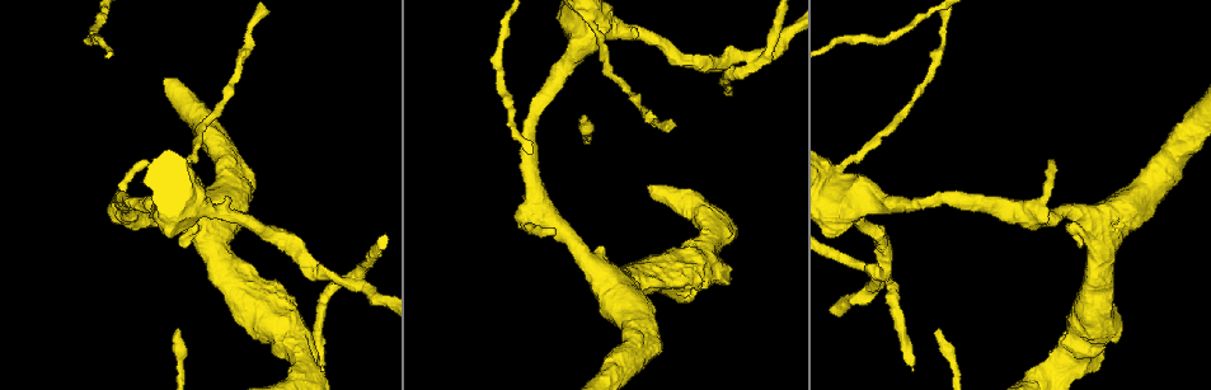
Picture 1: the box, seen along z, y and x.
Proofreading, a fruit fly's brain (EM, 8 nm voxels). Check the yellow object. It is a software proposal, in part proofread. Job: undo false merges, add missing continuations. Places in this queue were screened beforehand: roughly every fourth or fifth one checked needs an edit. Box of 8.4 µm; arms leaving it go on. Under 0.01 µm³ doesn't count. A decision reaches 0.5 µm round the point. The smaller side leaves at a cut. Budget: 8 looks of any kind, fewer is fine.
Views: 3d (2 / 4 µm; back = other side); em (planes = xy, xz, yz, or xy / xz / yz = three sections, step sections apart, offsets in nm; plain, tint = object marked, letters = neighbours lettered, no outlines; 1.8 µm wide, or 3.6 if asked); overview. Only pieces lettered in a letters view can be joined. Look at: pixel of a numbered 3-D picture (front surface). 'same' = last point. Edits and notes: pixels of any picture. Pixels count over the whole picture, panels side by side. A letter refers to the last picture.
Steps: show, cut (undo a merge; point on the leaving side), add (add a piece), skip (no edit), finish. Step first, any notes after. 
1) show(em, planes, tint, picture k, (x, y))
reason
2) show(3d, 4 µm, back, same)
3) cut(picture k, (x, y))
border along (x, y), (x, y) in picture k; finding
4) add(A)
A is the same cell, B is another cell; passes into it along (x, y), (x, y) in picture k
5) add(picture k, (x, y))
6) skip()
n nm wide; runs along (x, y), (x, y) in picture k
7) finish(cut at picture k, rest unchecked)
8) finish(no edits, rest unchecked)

show(em, xy, step 16, tint, picture 1, (1047, 164))
free end

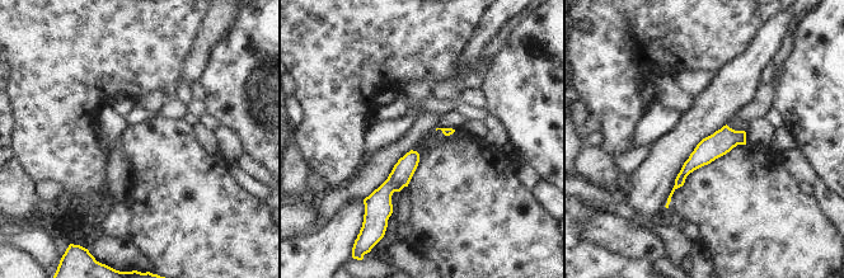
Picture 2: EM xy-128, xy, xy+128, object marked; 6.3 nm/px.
show(em, planes, letters, same)

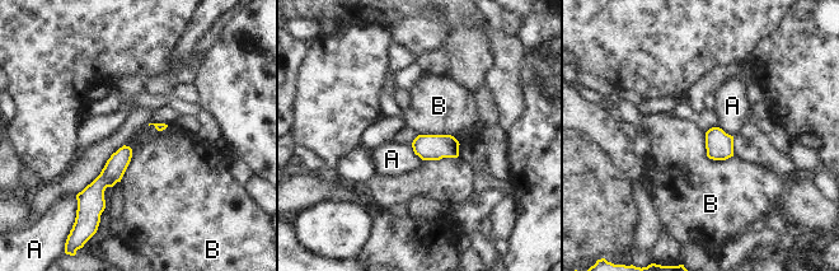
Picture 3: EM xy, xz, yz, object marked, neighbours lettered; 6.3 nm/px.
skip()
100 nm wide; A and B are other cells; none of them fits

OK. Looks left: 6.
show(em, 3.6 µm, planes, tint, picture 1, (296, 347))
calibre changes

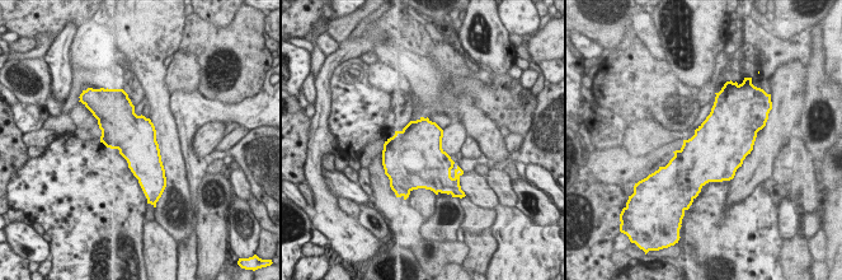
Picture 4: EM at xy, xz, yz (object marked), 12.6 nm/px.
show(em, 3.6 µm, planes, letters, same)

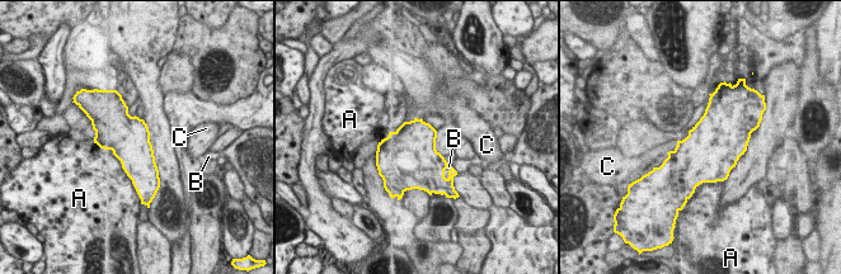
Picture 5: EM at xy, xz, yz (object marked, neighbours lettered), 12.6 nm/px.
add(B)
B is the same cell, A and C are other cells; passes into it along (426, 168), (445, 169), (449, 166) in picture 5; it goes on there

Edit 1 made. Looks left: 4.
show(overview)

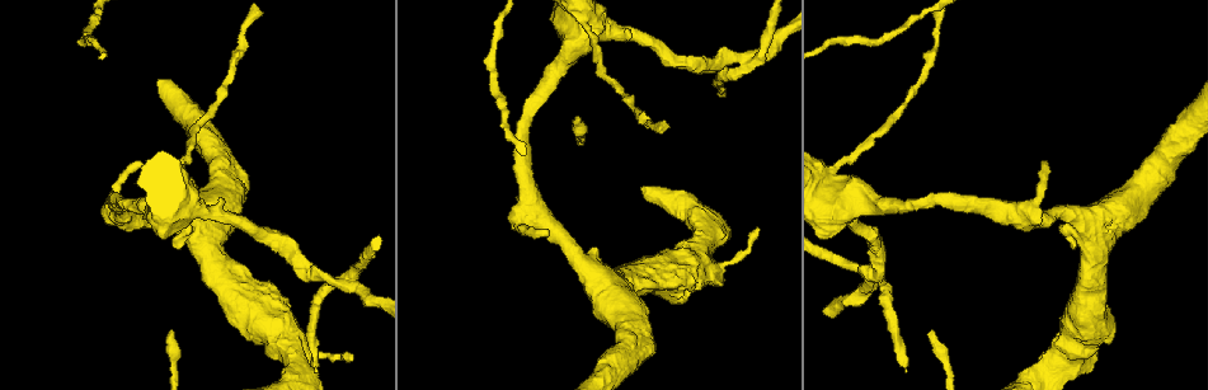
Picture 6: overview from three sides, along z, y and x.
show(em, planes, plain, picture 6, (316, 371))
branch stops here

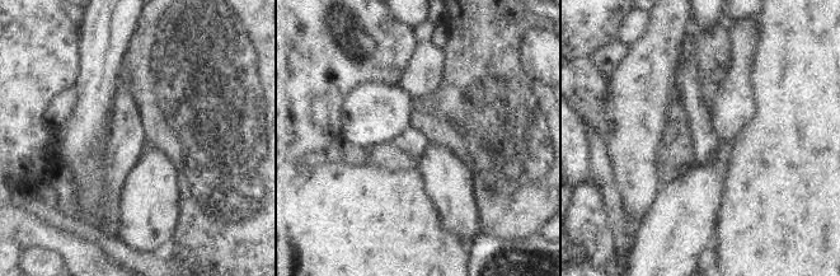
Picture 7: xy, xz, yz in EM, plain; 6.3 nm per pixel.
show(em, planes, letters, same)

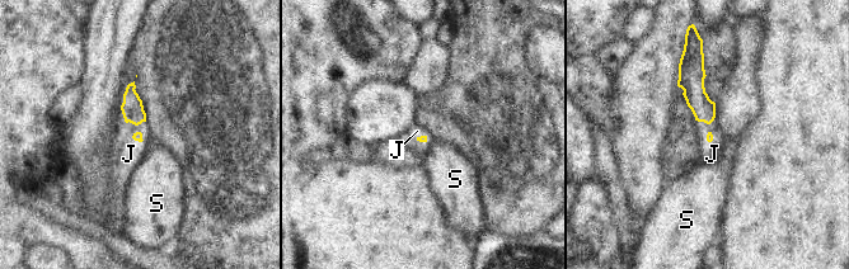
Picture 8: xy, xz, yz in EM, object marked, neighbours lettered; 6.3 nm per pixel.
add(J)
J is the same cell, S is another cell; passes into it along (703, 108), (706, 122), (712, 154) in picture 8; it goes on there

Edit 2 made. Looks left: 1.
finish(add at picture 5, add at picture 8, rest unchecked)

